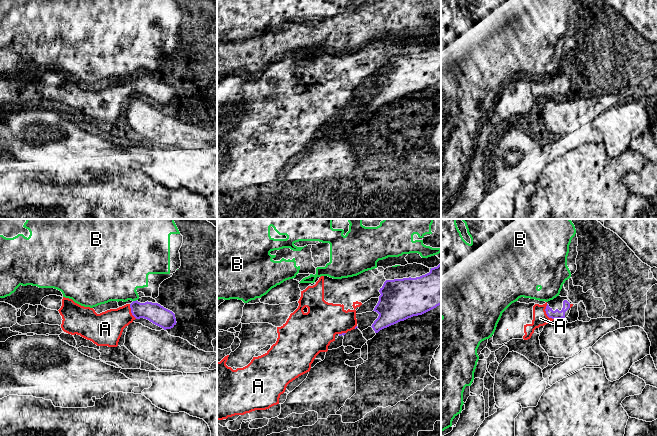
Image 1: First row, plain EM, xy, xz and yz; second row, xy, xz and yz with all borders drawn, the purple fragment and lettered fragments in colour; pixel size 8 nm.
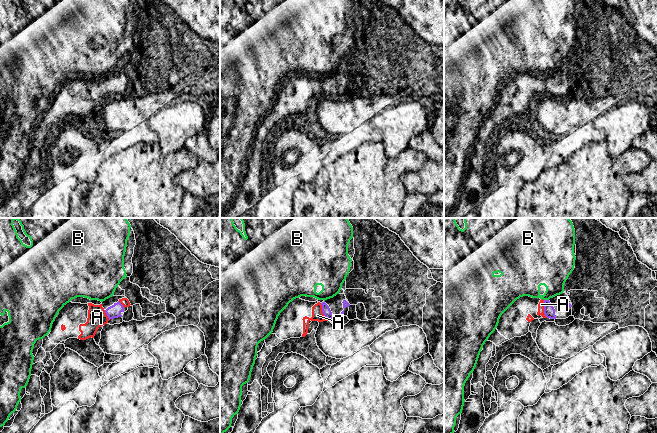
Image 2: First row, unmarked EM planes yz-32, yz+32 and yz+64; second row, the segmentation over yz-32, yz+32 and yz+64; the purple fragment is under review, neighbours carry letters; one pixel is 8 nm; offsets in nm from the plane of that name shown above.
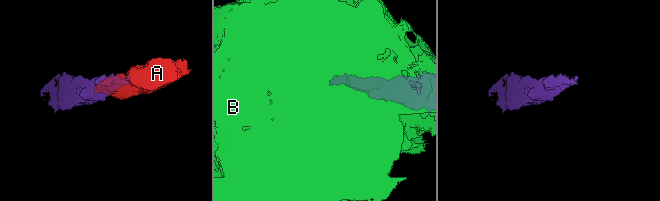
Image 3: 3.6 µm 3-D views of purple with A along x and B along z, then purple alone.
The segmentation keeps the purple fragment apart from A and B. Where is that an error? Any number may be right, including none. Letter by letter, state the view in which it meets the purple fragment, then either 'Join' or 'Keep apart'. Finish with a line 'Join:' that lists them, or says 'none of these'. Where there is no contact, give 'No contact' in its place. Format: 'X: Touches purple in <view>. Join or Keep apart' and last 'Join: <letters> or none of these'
A: Touches purple in yz. Join
B: Touches purple in xy. Keep apart
Join: A

